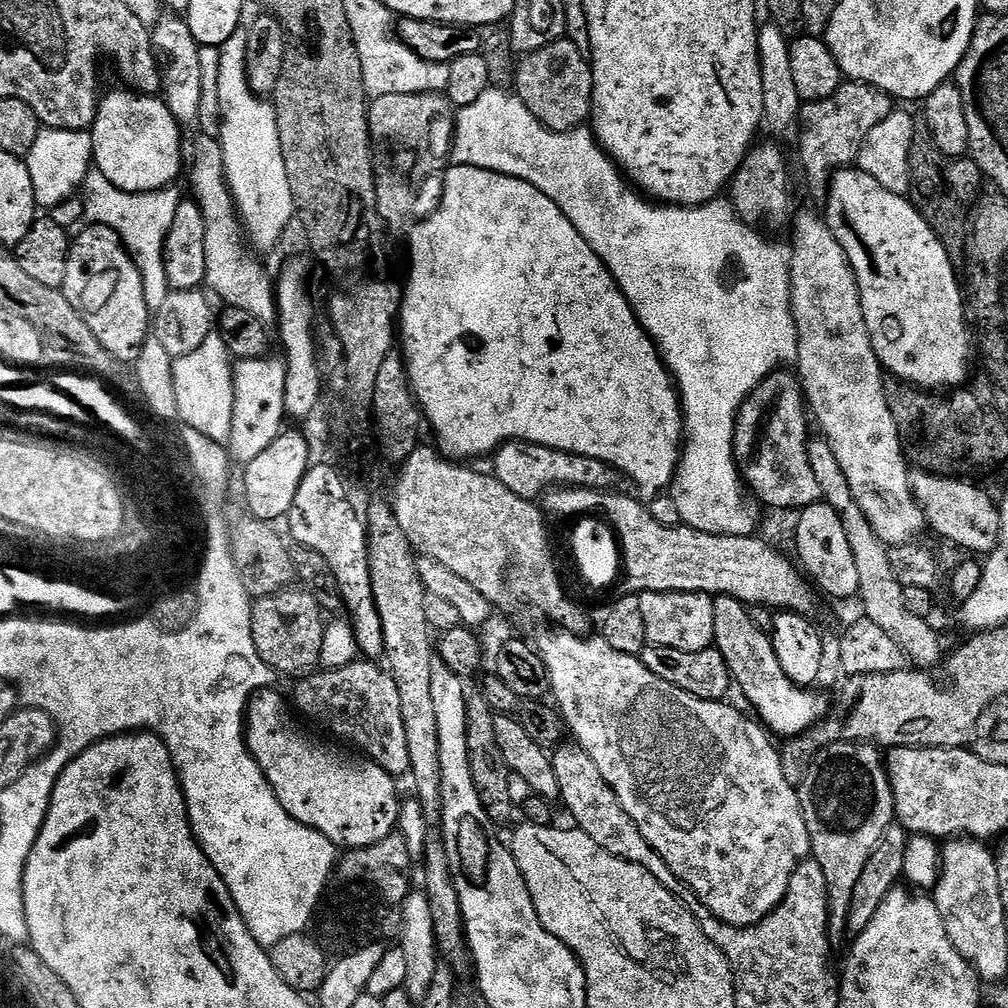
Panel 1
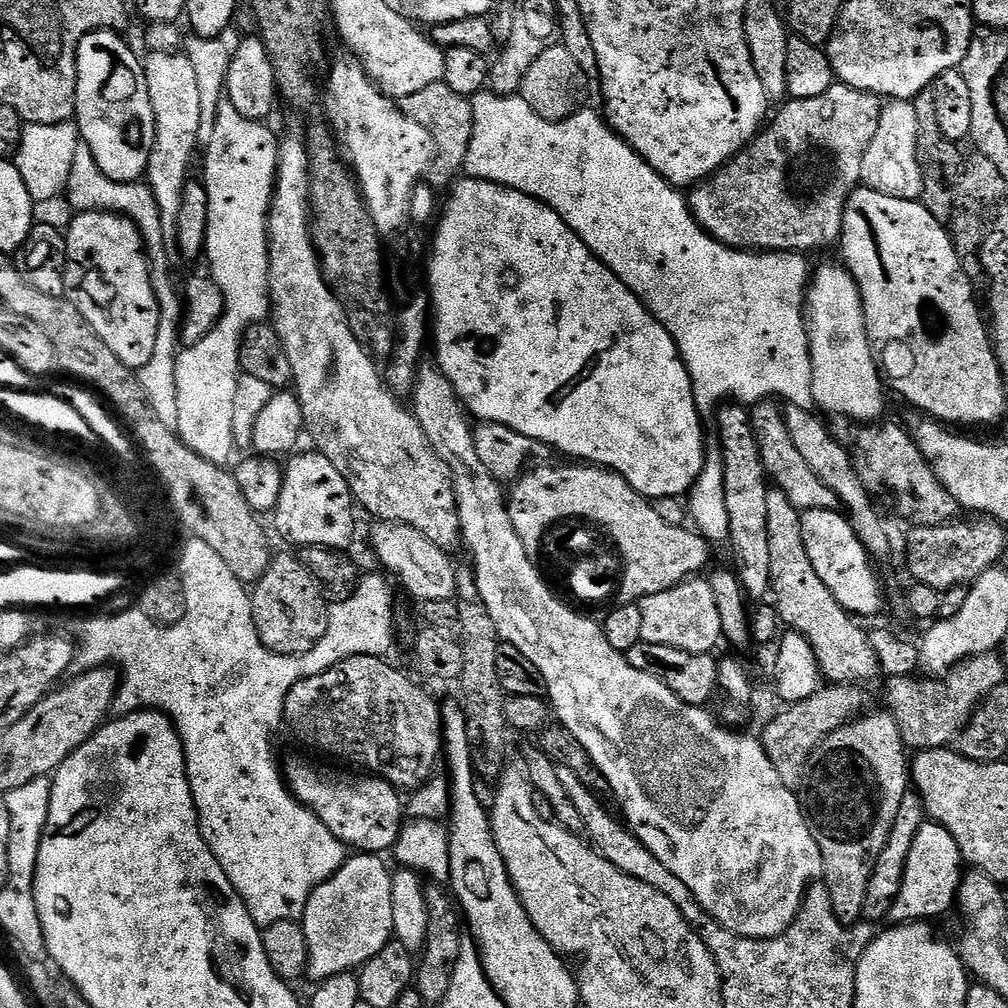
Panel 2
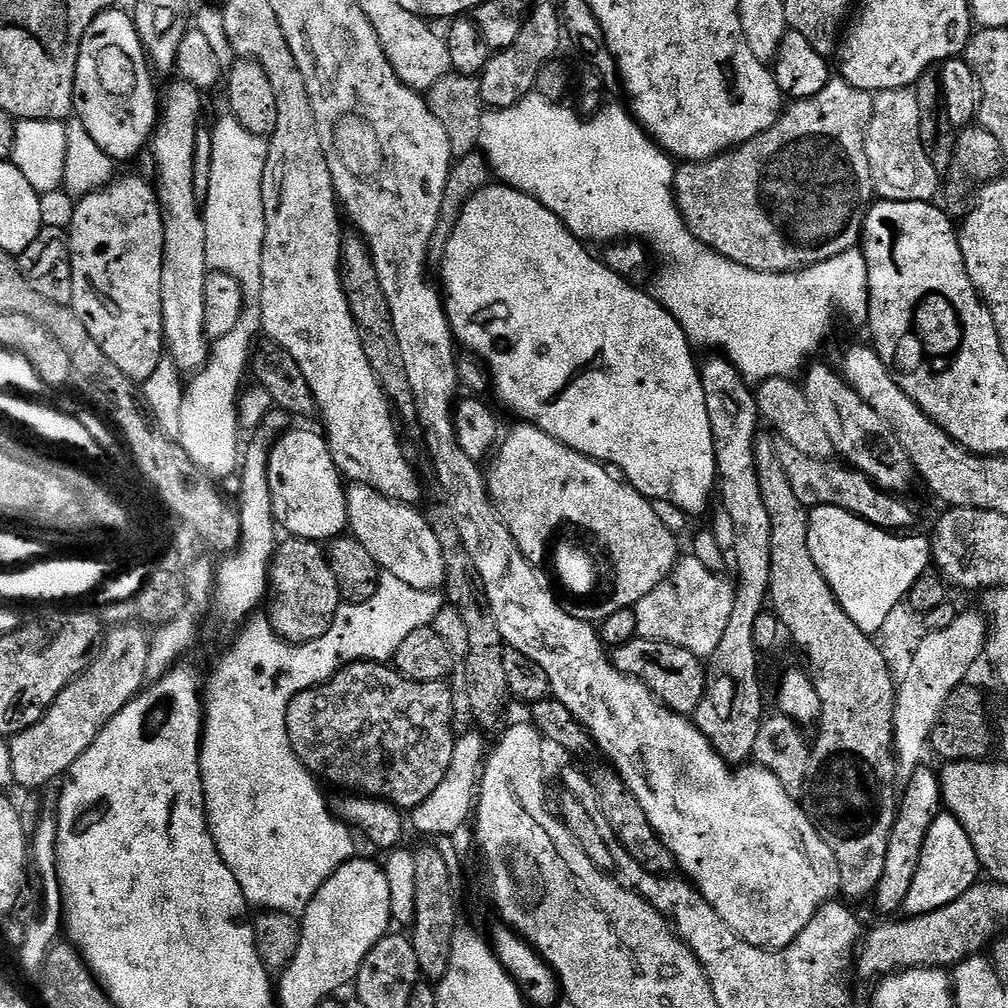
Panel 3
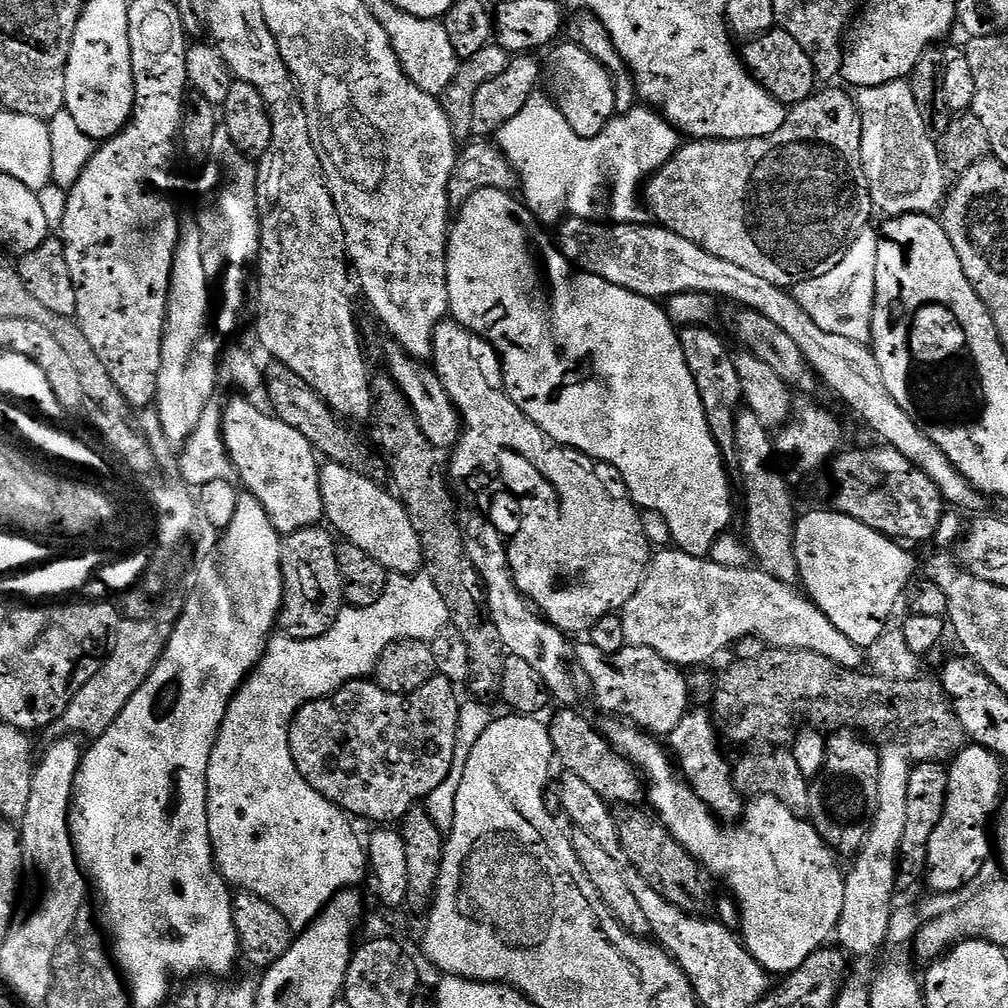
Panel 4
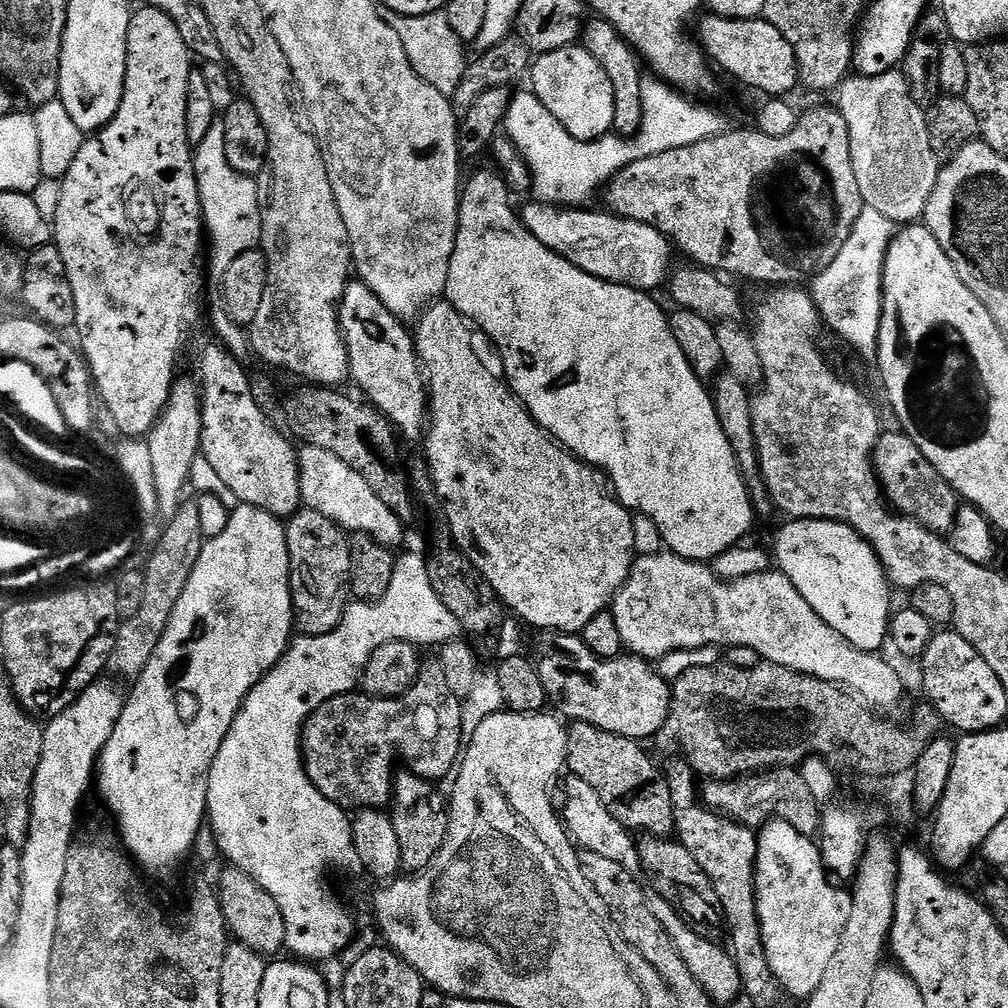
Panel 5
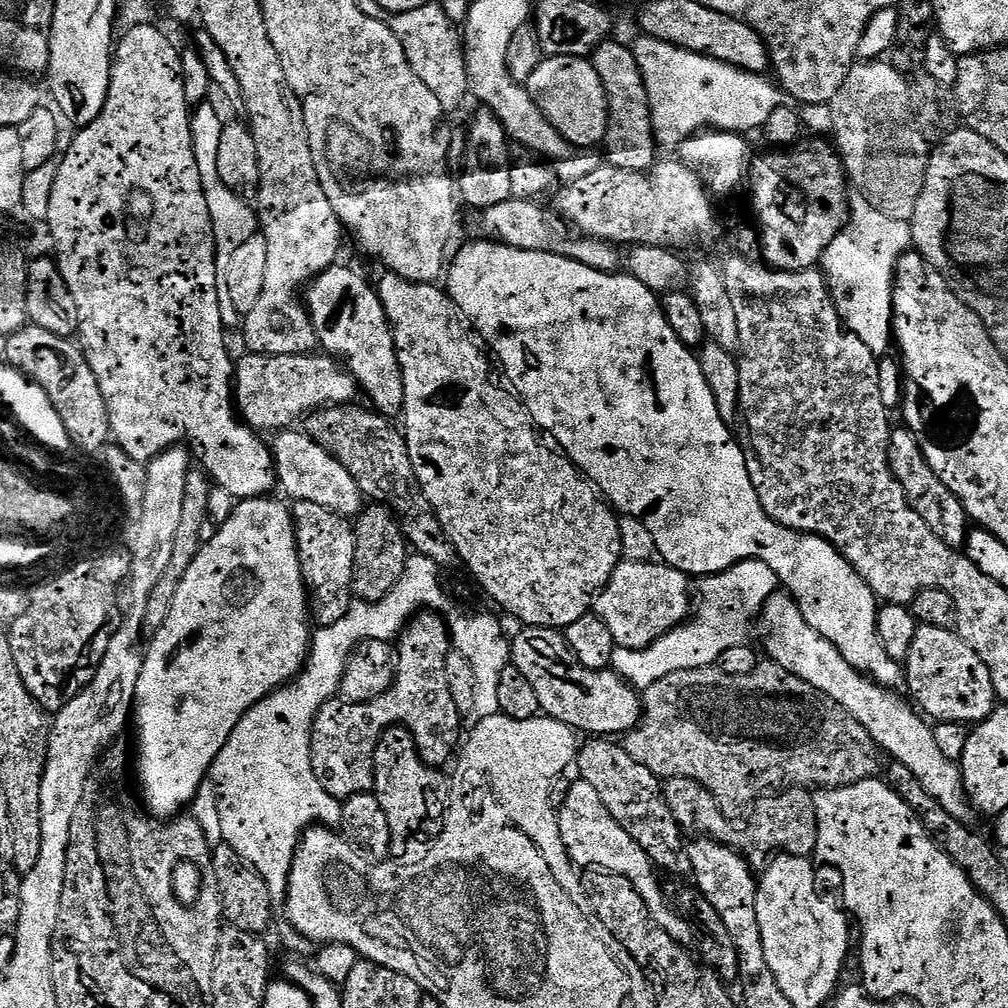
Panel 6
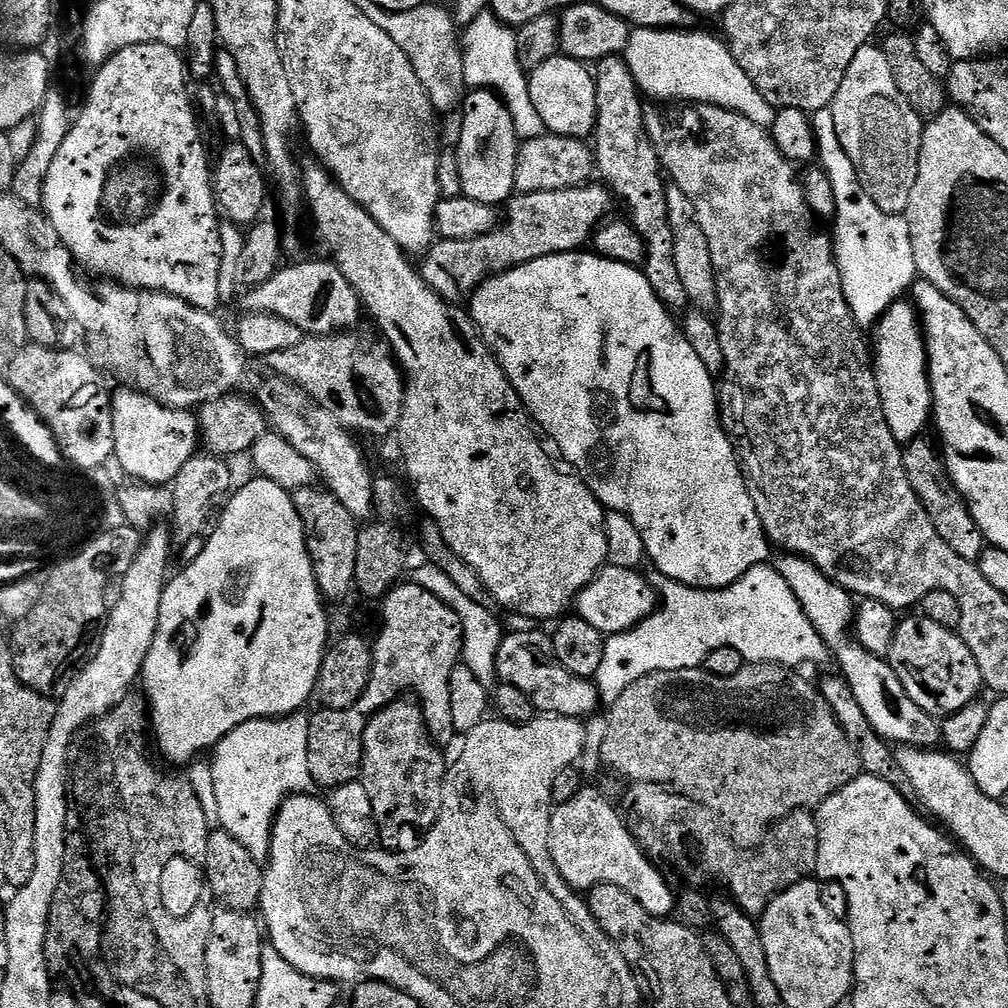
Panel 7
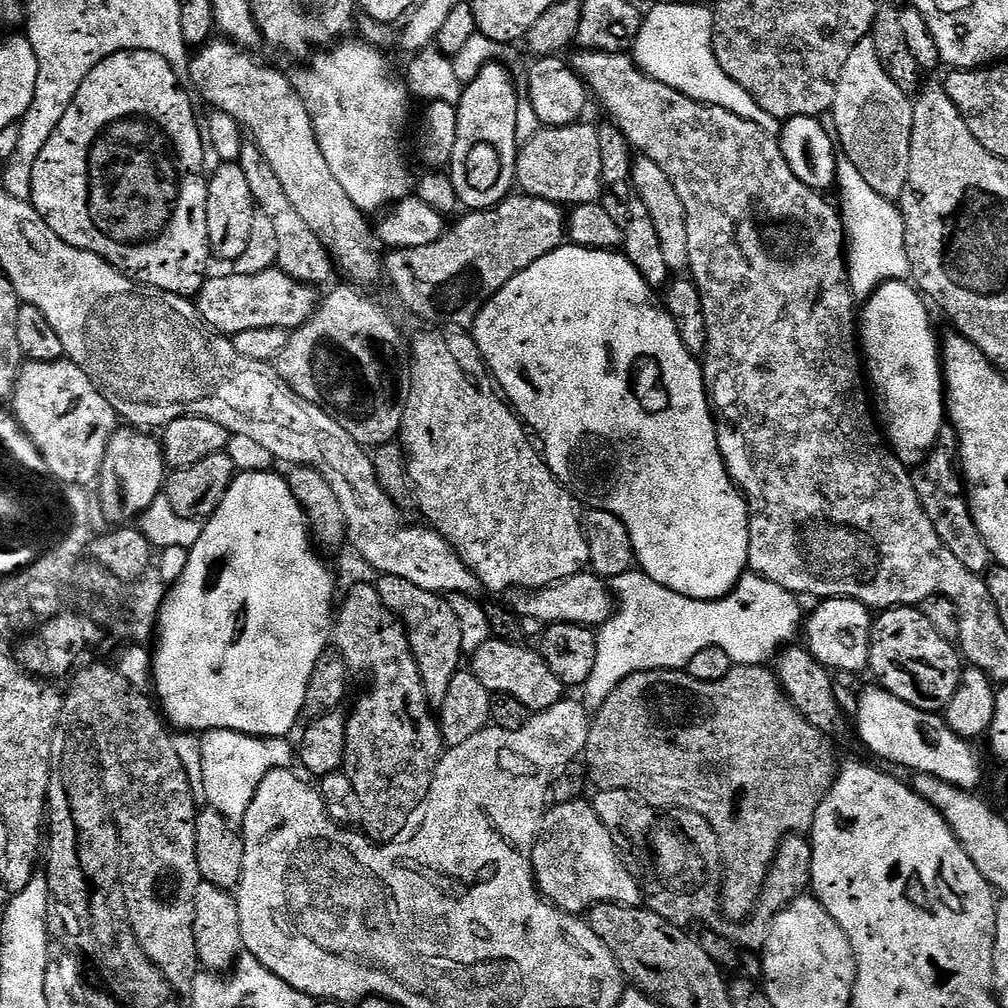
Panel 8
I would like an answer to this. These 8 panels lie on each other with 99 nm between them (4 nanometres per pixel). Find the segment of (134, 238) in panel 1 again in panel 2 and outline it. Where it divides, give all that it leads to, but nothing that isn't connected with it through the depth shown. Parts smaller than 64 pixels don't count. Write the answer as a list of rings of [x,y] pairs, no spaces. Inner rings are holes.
[[[81,146],[76,152],[72,173],[68,179],[66,198],[72,203],[77,213],[82,212],[115,212],[131,218],[136,227],[140,229],[145,241],[146,251],[151,257],[152,283],[156,286],[156,301],[160,307],[161,329],[179,329],[182,317],[185,315],[185,307],[182,305],[181,293],[172,289],[172,280],[168,277],[168,260],[160,256],[164,252],[165,229],[160,222],[160,208],[152,197],[151,188],[140,182],[121,182],[112,180],[100,169],[95,156],[91,155],[88,148]]]

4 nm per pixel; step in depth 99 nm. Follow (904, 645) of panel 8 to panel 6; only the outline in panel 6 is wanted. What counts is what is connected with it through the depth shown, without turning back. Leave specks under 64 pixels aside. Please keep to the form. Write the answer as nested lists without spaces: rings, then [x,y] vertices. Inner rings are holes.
[[[919,625],[902,661],[902,676],[906,688],[908,684],[912,691],[915,707],[936,722],[972,726],[990,715],[998,704],[990,670],[953,629]]]

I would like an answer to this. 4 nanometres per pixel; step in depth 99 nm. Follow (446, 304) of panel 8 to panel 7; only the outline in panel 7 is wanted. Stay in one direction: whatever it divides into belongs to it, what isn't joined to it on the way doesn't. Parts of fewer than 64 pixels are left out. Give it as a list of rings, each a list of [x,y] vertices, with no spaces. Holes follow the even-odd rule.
[[[600,182],[581,184],[578,188],[566,190],[542,190],[534,194],[516,194],[507,201],[508,213],[503,213],[502,222],[497,223],[491,232],[482,234],[473,240],[440,240],[433,243],[423,253],[421,264],[418,264],[420,277],[429,287],[449,302],[467,301],[475,292],[476,287],[490,276],[500,272],[509,272],[519,264],[534,262],[543,256],[553,256],[563,252],[574,252],[583,249],[591,241],[594,229],[609,215],[614,205],[614,197],[607,187]]]

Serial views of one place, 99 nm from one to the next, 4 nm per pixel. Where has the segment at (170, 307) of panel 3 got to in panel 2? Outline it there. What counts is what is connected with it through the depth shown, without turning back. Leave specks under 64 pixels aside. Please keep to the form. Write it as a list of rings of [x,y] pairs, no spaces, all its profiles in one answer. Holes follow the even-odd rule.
[[[153,52],[147,57],[144,73],[156,114],[156,145],[148,163],[146,184],[160,208],[161,225],[172,230],[181,217],[183,190],[190,183],[188,171],[196,156],[206,100],[198,91],[197,75],[184,54]]]

